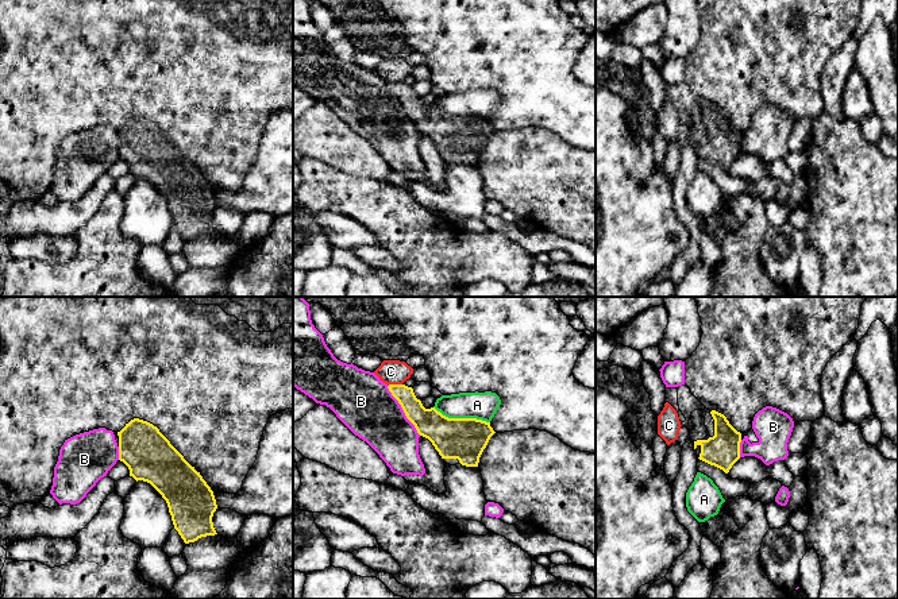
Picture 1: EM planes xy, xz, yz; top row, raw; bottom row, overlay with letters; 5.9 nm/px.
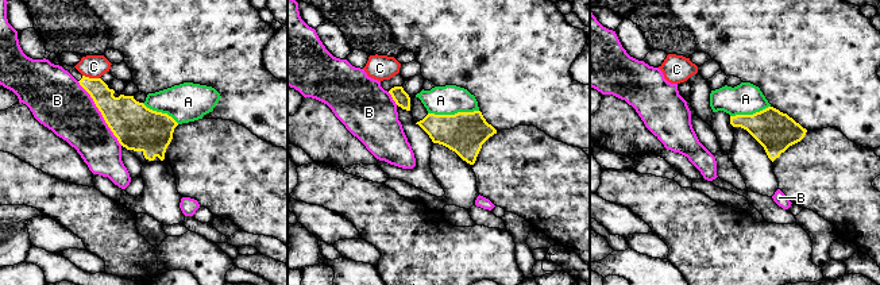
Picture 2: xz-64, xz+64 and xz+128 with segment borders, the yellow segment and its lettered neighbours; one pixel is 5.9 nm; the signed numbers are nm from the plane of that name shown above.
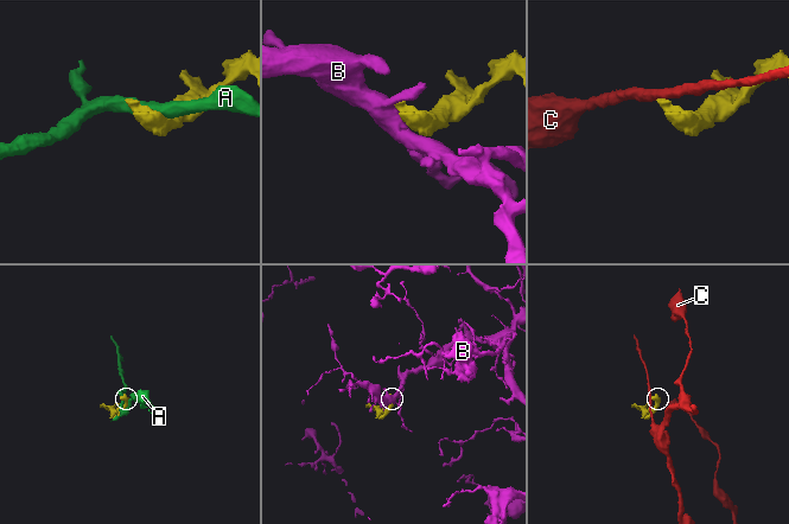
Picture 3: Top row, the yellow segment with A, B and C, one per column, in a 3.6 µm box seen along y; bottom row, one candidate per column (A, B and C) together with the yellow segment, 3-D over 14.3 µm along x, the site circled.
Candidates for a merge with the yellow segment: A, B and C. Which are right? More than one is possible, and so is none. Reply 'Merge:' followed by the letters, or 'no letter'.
Merge: no letter

